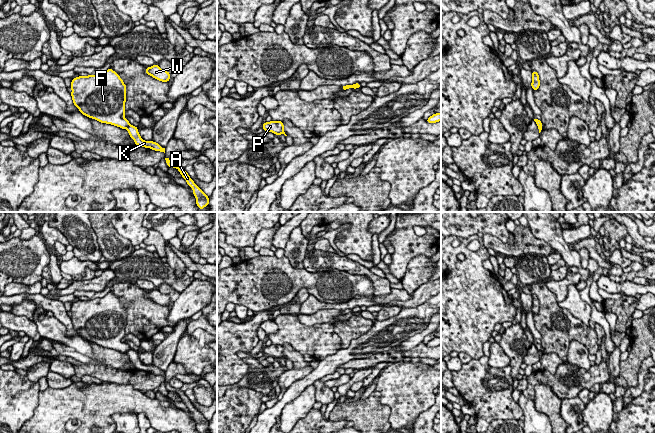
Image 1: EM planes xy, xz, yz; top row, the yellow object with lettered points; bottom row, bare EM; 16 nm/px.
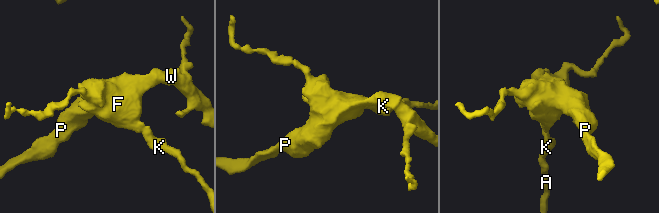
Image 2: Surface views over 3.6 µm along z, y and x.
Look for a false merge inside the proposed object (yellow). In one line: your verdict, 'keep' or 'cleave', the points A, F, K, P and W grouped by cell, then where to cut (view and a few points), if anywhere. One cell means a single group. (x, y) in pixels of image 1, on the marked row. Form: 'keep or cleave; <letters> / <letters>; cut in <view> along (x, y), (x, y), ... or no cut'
cleave; A K / F P W; cut in xy along (129, 124), (125, 128)

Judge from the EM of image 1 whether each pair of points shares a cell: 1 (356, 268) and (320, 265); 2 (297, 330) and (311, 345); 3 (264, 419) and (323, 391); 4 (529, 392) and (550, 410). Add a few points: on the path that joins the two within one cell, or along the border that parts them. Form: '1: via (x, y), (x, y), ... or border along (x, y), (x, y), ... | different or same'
1: via (347, 265), (329, 264) | same
2: via (300, 334), (307, 341) | same
3: border along (319, 379), (313, 384) | different
4: border along (533, 387), (537, 384), (547, 384), (558, 397) | different

